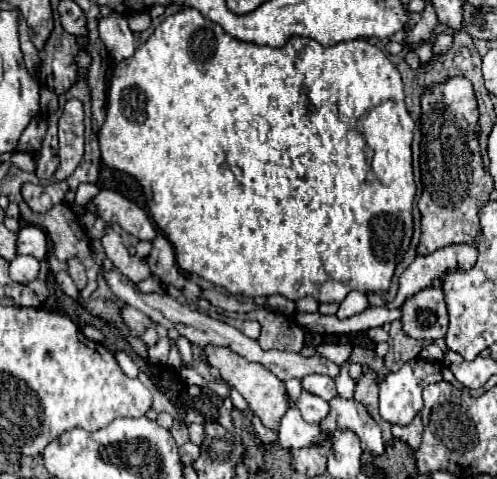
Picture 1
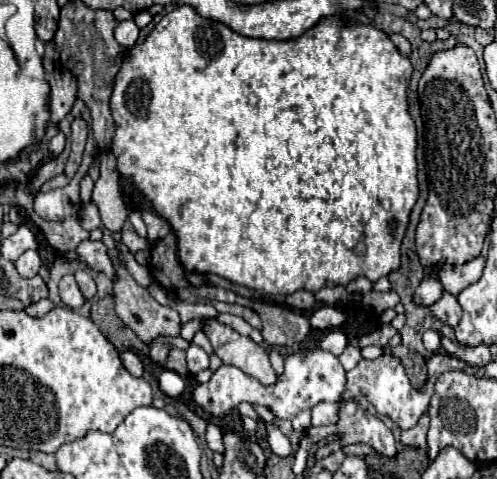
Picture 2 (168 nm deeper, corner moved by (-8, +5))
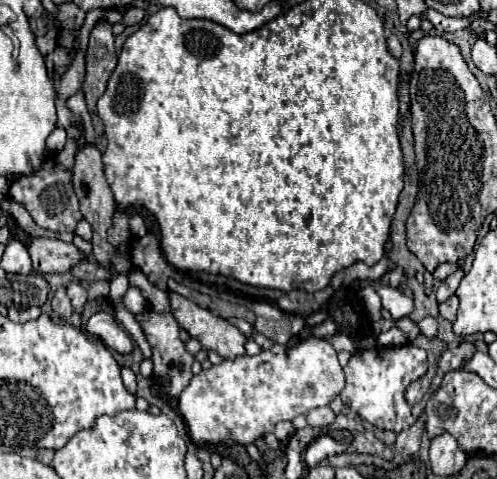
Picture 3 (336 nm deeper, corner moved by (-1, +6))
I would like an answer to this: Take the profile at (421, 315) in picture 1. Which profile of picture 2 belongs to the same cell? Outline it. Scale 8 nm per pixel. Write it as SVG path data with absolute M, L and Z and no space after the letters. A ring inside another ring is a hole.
M444 293L444 297L432 305L432 315L438 317L440 321L446 321L450 327L456 327L460 323L462 309L460 309L460 303L454 295Z

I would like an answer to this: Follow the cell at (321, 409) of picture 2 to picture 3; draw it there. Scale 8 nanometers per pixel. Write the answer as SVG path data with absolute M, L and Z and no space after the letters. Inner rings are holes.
M329 406L315 408L315 410L311 410L311 412L307 414L307 422L309 422L309 426L319 426L319 428L331 424L333 418L335 418L335 414L333 414L333 410L331 410Z

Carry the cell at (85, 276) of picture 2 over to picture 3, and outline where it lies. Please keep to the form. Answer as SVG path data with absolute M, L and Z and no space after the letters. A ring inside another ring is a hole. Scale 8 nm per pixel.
M73 280L73 282L67 286L67 294L69 294L69 300L71 300L73 308L75 308L77 312L81 312L83 306L85 306L85 302L87 302L87 290L83 288L83 284L81 284L79 280Z

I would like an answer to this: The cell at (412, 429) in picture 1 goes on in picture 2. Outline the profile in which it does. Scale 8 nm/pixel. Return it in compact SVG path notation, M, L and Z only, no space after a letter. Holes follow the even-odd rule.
M422 415L416 427L402 431L402 445L414 447L414 449L426 449L426 433L428 433L429 425L429 416Z

